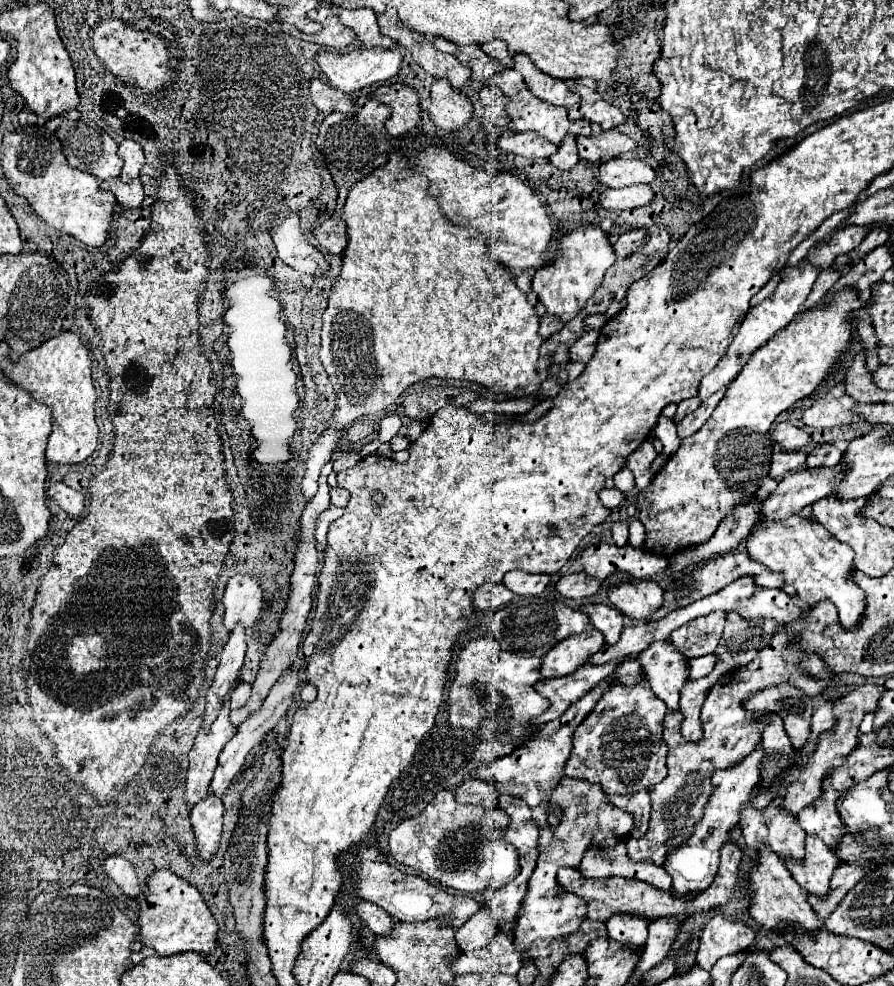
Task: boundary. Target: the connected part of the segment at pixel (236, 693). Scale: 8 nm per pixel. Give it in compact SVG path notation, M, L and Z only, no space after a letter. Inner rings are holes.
M249 683L237 685L237 687L233 689L233 693L231 693L231 703L229 703L229 707L231 707L231 709L243 707L243 705L247 703L247 699L249 699L249 693L251 693L251 685L249 685Z

